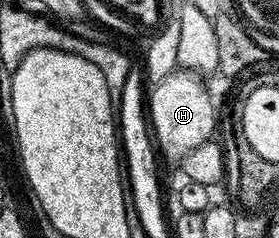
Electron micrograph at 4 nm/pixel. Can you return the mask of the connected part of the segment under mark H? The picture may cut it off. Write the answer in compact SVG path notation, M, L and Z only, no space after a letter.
M175 68L154 83L155 91L149 94L149 126L162 157L164 154L167 158L181 160L193 152L193 148L212 141L215 106L211 103L211 94L207 91L206 84L199 78L202 77L196 76L192 71Z

